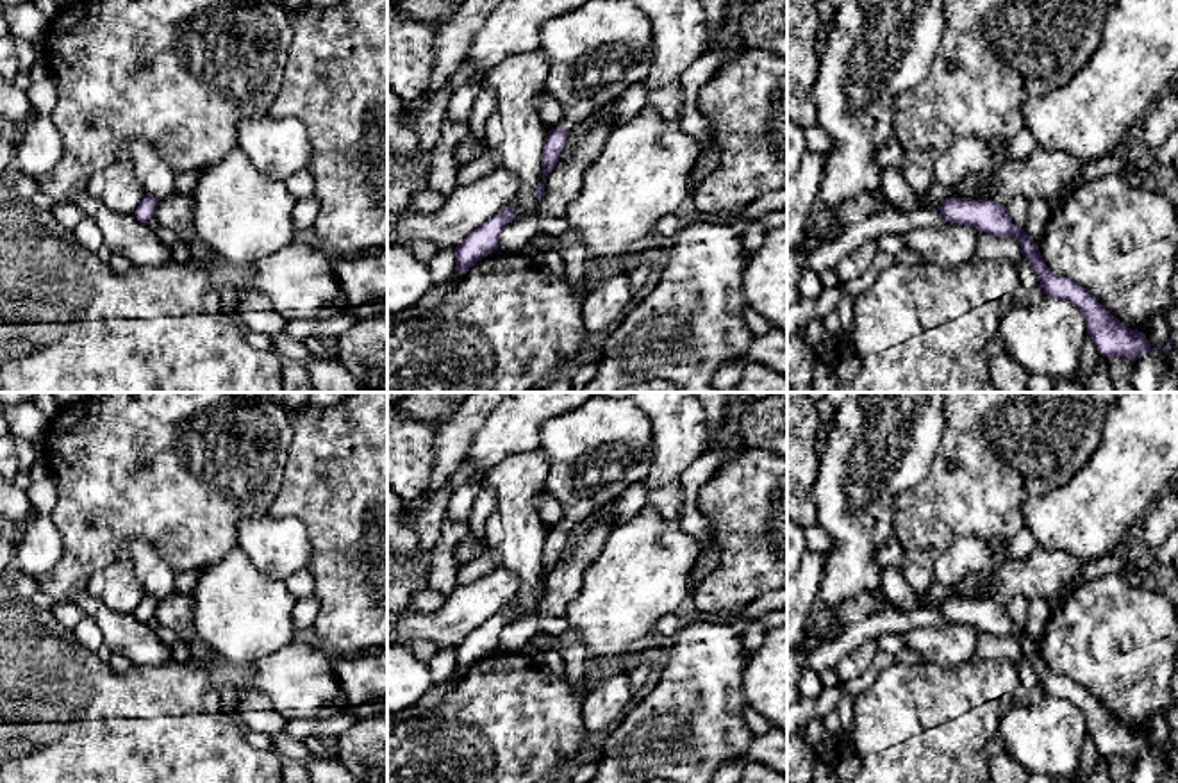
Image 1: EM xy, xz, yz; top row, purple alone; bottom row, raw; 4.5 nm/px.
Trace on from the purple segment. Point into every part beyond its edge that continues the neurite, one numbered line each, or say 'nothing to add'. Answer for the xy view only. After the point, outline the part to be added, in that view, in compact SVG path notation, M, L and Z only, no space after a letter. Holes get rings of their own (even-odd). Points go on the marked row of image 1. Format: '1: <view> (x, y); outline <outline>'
nothing to add

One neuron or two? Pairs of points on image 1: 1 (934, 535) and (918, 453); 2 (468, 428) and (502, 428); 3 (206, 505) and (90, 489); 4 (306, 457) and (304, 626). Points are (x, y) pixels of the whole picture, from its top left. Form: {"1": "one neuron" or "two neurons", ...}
{"1": "two neurons", "2": "two neurons", "3": "one neuron", "4": "two neurons"}

